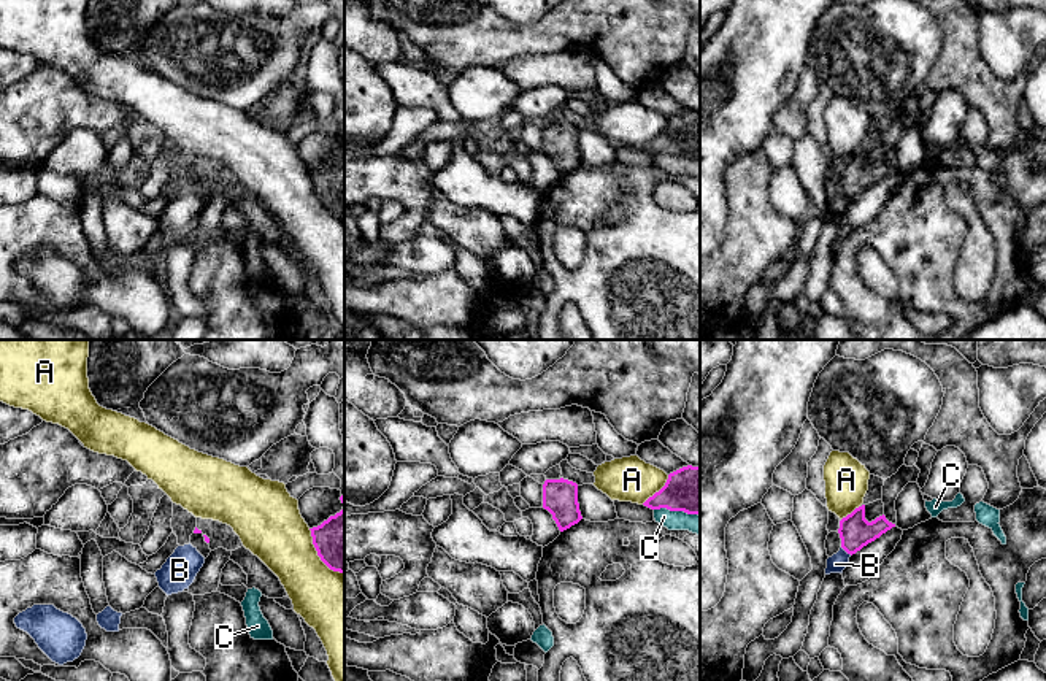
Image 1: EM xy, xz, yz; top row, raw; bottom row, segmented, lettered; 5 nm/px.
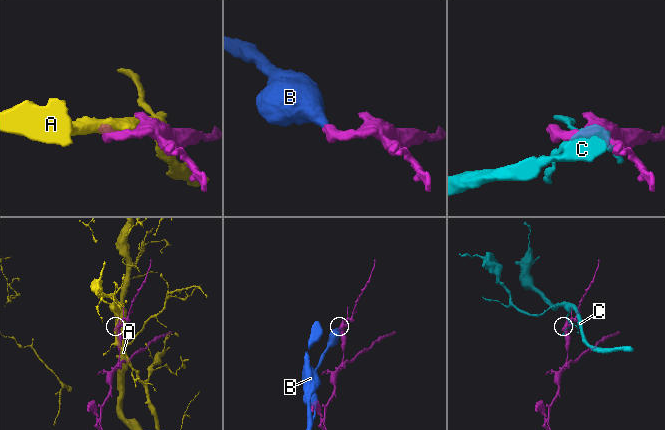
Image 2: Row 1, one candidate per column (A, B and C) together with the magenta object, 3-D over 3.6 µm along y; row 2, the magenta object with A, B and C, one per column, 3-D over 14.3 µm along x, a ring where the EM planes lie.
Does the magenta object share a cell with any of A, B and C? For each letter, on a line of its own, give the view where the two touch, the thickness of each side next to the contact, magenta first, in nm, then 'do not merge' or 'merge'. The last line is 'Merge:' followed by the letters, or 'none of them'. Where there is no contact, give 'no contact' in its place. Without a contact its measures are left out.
A: meets magenta in xz; 240 nm thick on the magenta side, 220 nm on the other; do not merge
B: meets magenta in yz; 160 nm thick on the magenta side, 90 nm on the other; do not merge
C: meets magenta in xz; 240 nm thick on the magenta side, 100 nm on the other; do not merge
Merge: none of them

